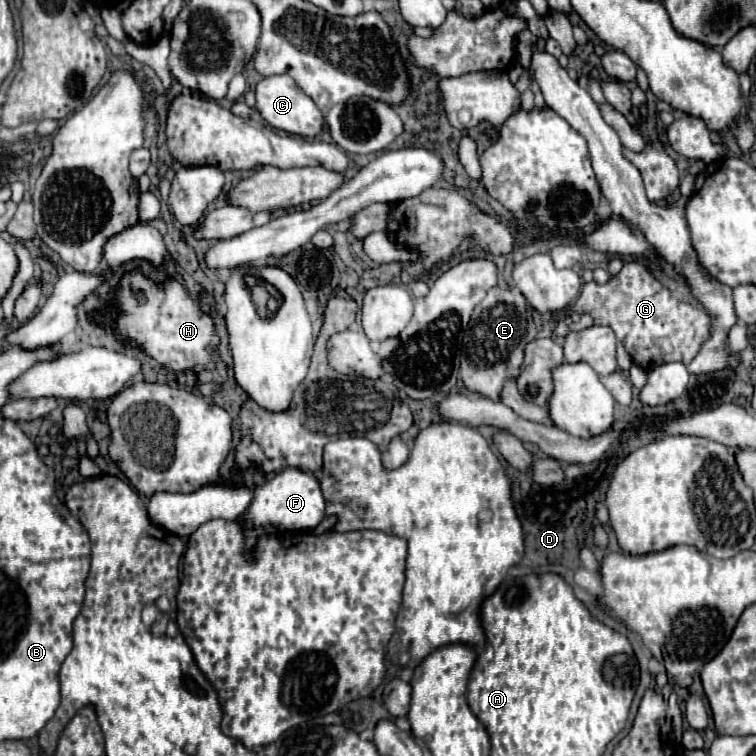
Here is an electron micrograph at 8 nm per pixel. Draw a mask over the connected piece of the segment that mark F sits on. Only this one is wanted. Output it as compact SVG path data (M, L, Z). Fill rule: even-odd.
M293 466L283 468L271 480L267 480L259 490L255 490L253 502L243 516L247 548L255 546L259 534L263 532L273 534L275 530L305 530L305 528L313 530L323 520L325 508L327 508L327 502L323 498L321 484L313 474Z

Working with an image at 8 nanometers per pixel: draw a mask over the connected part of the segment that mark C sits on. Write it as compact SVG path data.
M279 74L279 76L269 76L263 78L257 84L257 104L255 108L261 112L261 116L279 130L285 130L289 134L297 134L303 138L315 138L317 134L321 134L321 124L323 124L323 116L321 110L315 106L315 102L295 84L295 80L287 74Z

